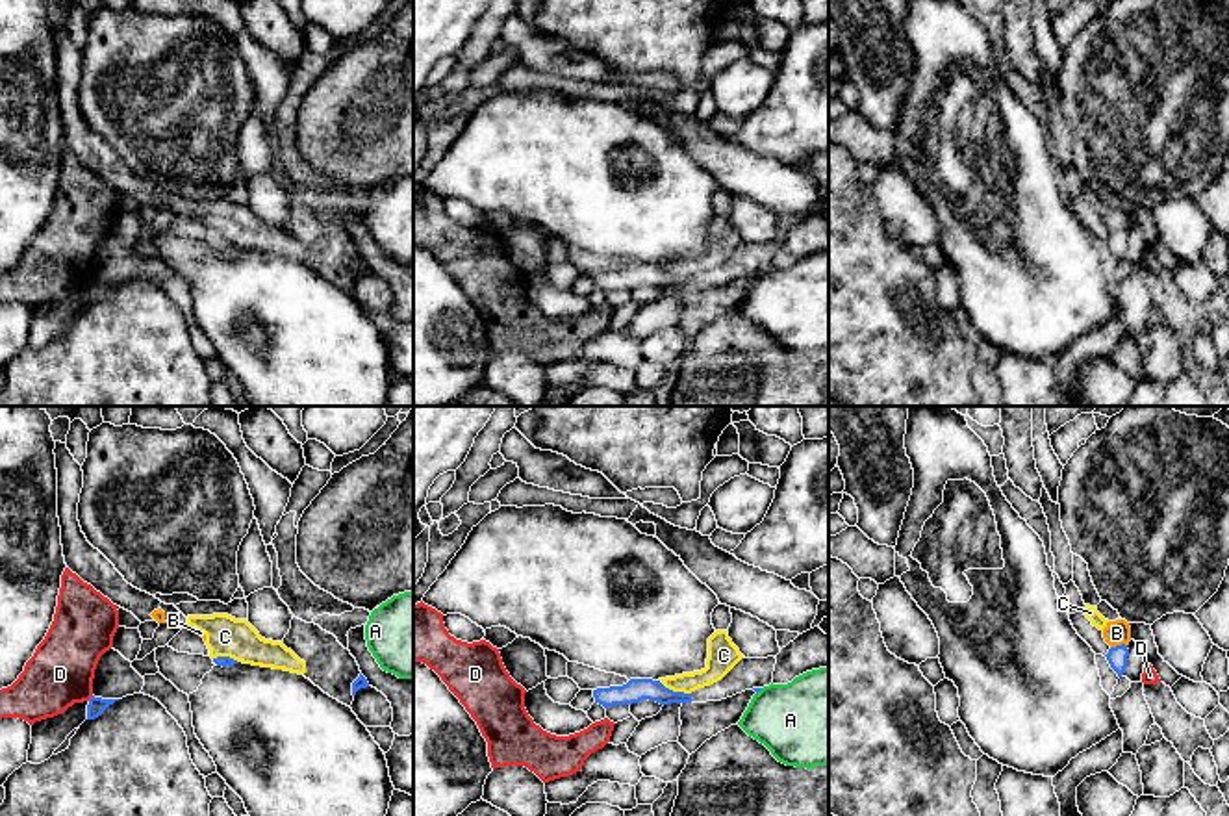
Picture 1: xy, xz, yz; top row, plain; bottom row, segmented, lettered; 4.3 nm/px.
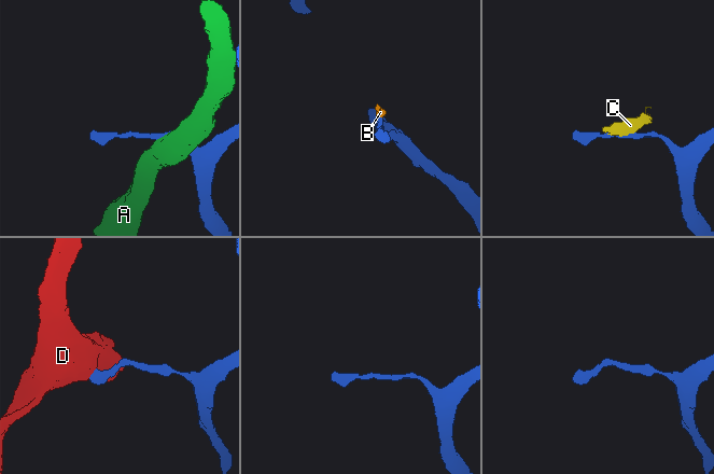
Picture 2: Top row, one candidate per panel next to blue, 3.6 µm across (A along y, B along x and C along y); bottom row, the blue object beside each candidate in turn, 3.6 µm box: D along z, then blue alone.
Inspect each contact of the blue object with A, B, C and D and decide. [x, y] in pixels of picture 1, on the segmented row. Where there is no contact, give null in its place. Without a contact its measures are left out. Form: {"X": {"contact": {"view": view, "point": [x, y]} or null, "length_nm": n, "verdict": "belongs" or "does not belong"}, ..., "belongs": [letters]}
{"A": {"contact": {"view": "xz", "point": [759, 690]}, "length_nm": 40, "verdict": "does not belong"}, "B": {"contact": {"view": "yz", "point": [1118, 646]}, "length_nm": 70, "verdict": "does not belong"}, "C": {"contact": {"view": "xz", "point": [675, 692]}, "length_nm": 160, "verdict": "does not belong"}, "D": {"contact": {"view": "xy", "point": [91, 698]}, "length_nm": 40, "verdict": "does not belong"}, "belongs": []}

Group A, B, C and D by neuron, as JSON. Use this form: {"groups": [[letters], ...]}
{"groups": [["A"], ["B", "C"], ["D"]]}

